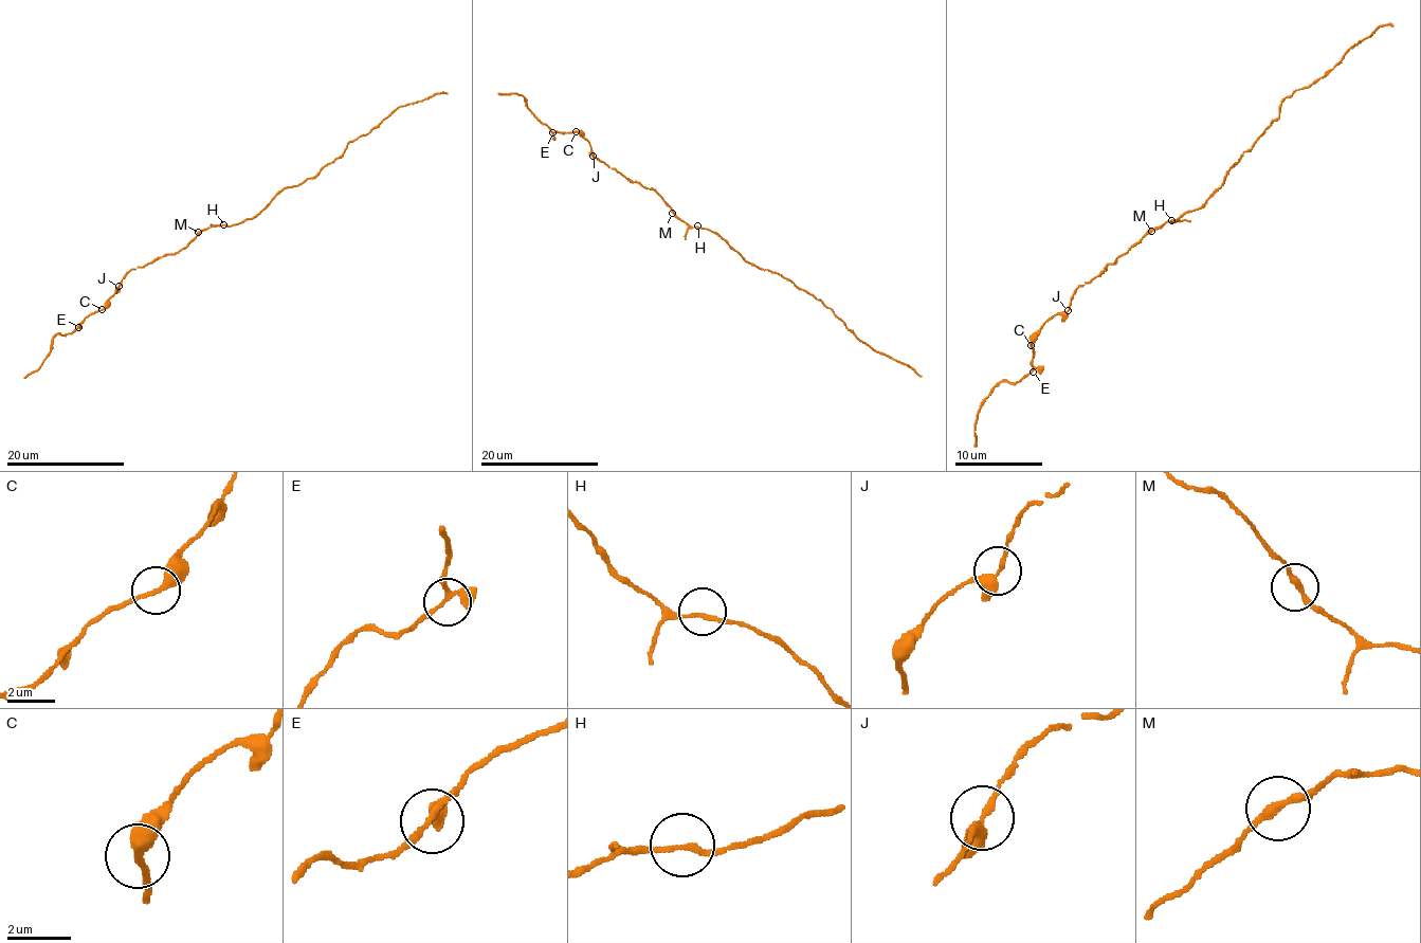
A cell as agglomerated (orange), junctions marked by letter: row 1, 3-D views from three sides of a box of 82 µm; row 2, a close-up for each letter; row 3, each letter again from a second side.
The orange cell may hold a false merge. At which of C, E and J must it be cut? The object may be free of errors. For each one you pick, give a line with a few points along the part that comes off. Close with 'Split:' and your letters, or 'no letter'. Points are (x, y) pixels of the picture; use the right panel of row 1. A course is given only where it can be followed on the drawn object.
Split: no letter

